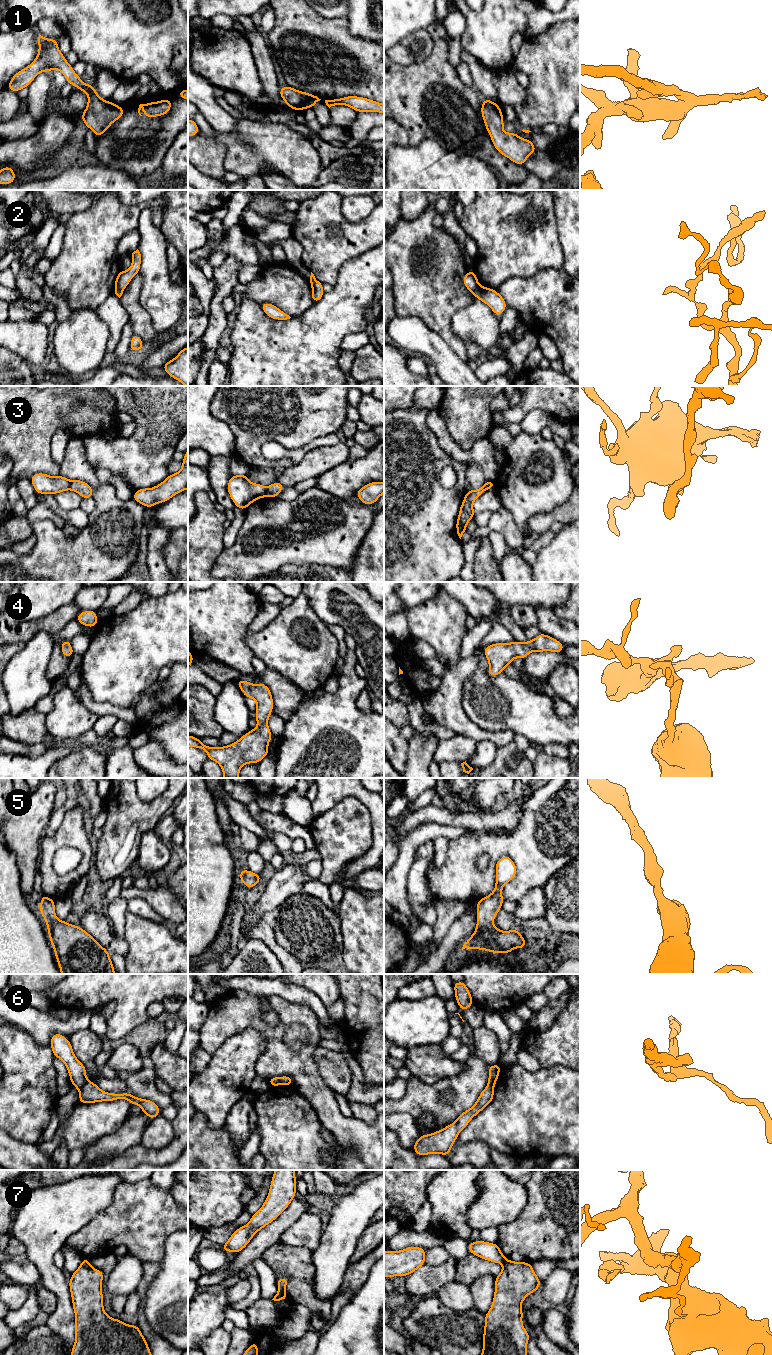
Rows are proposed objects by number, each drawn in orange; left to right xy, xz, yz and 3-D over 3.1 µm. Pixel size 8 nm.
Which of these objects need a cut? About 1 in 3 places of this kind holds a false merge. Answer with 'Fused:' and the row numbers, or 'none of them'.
Fused: 2, 3, 6, 7

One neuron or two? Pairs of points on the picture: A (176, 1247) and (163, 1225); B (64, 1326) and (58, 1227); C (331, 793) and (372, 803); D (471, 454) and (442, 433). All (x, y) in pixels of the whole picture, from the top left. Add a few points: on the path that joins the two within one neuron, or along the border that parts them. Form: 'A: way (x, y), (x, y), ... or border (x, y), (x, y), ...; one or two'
A: border (177, 1230), (166, 1239), (163, 1257); two
B: way (64, 1301), (60, 1287), (47, 1269), (47, 1252); one
C: way (341, 790), (357, 790), (362, 794); one
D: way (463, 454), (459, 454), (446, 441); one

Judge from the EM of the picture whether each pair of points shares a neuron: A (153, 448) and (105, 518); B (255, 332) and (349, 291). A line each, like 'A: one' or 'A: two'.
A: two
B: one

